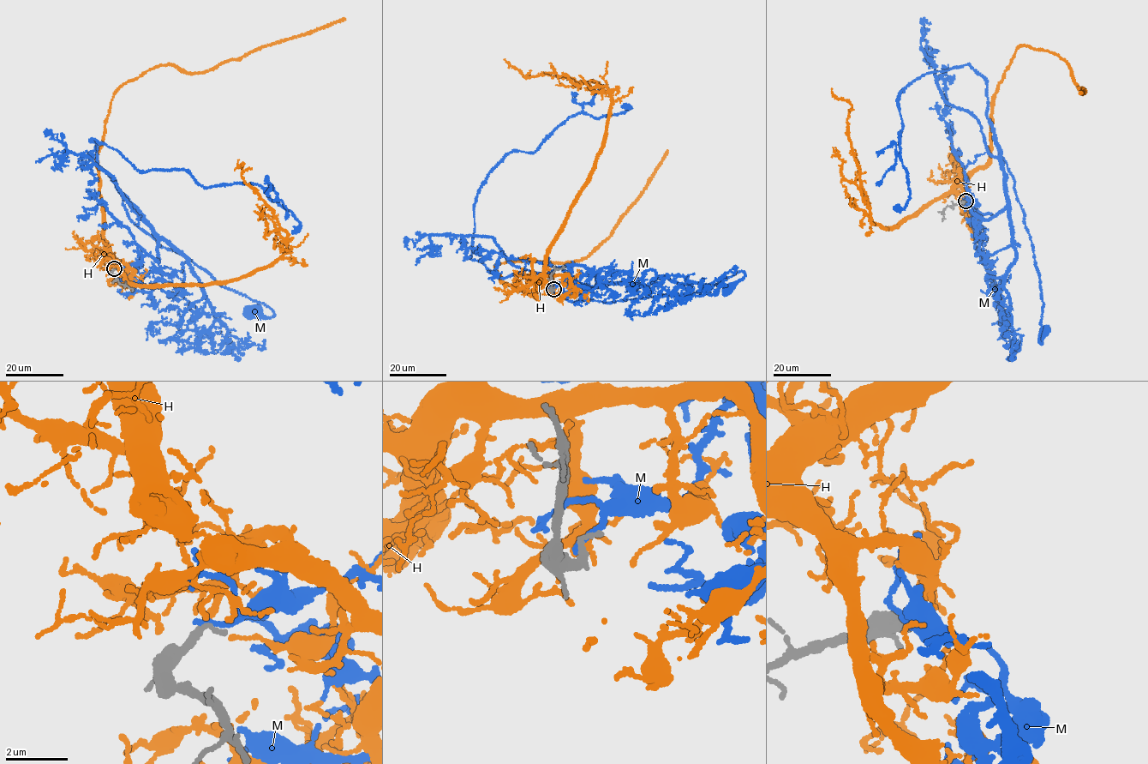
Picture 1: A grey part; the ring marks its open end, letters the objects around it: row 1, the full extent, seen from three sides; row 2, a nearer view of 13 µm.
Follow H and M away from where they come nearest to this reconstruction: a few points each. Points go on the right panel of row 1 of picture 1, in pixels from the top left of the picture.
H: (965, 201), (963, 183), (988, 159), (993, 95), (1016, 49), (1027, 45), (1062, 59), (1085, 92), (1079, 93)
M: (965, 201), (980, 217), (1004, 207), (1000, 151), (1033, 247), (1043, 305), (1041, 344), (1043, 331)

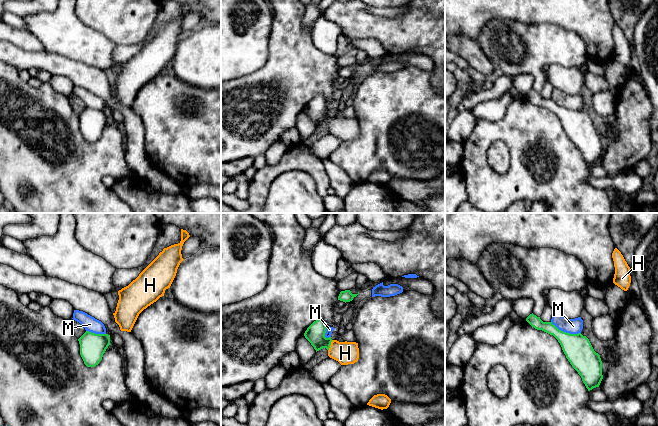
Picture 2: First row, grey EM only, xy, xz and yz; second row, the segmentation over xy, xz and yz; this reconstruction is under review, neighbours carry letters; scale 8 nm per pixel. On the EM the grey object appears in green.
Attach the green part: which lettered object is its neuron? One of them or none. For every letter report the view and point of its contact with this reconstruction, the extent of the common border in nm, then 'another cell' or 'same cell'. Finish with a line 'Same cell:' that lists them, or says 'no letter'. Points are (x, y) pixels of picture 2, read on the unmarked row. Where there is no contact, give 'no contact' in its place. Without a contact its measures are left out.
H: meets green in xz at (330, 120); contact 90 nm long; same cell
M: meets green in yz at (565, 108); contact 260 nm long; another cell
Same cell: H

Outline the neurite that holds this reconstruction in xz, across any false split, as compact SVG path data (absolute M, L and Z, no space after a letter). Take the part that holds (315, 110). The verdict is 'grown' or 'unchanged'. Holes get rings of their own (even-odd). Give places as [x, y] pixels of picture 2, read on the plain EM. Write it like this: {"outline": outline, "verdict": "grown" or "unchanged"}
{"outline": "M322 94L314 97L305 107L305 114L311 119L317 127L326 124L328 132L341 141L354 140L359 135L359 124L356 118L339 118L326 114L326 100Z", "verdict": "grown"}

